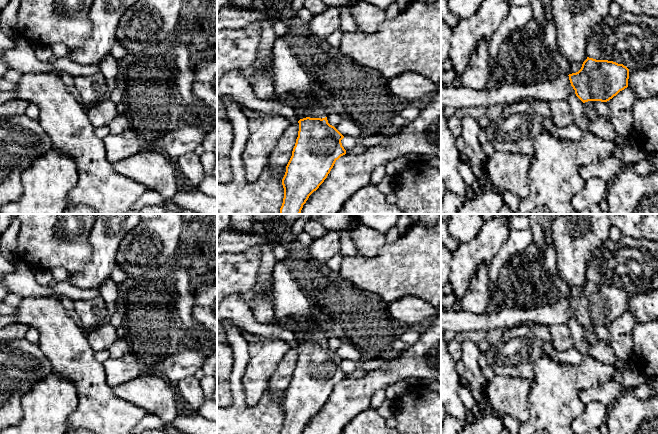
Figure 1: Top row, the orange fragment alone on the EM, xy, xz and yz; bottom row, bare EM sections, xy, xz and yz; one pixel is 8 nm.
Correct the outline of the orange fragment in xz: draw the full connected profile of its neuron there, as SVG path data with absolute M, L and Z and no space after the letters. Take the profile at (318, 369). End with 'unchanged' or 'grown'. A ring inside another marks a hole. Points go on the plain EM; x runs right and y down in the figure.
M311 322L296 325L293 330L297 337L304 338L305 341L298 345L298 361L282 403L284 422L280 434L302 434L309 420L327 402L335 386L346 378L341 367L344 360L328 347L329 336L324 330L315 328Z; grown

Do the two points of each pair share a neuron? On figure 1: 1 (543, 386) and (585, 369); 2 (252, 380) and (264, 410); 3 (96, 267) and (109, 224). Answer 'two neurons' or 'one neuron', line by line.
1: one neuron
2: two neurons
3: one neuron

